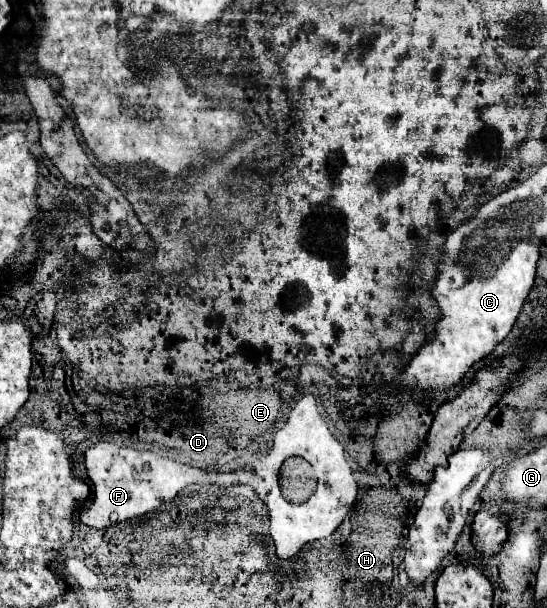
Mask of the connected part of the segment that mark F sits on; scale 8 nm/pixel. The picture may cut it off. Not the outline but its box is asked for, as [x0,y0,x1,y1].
[82,441,190,527]

